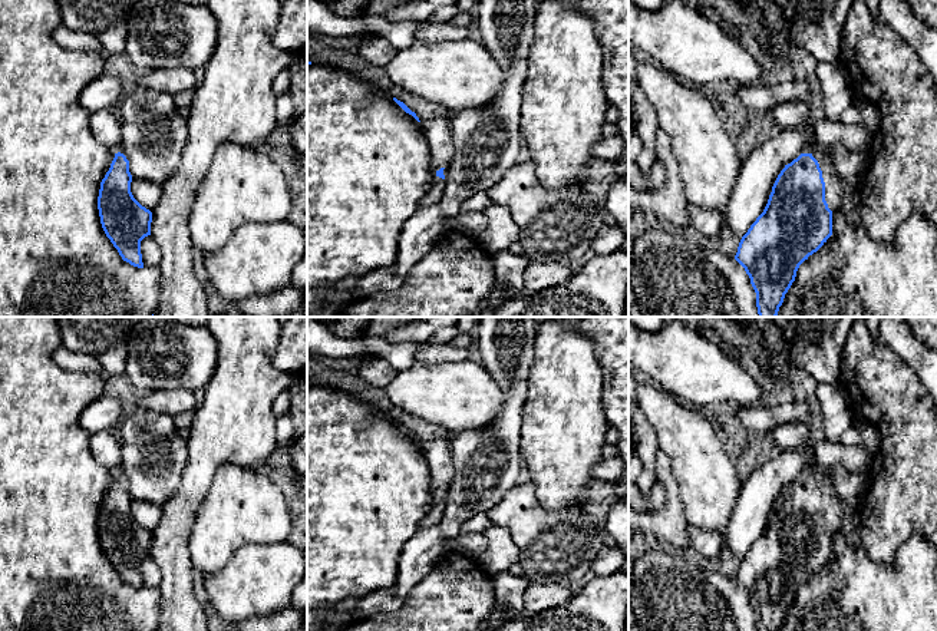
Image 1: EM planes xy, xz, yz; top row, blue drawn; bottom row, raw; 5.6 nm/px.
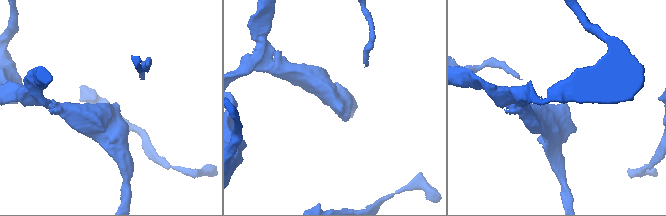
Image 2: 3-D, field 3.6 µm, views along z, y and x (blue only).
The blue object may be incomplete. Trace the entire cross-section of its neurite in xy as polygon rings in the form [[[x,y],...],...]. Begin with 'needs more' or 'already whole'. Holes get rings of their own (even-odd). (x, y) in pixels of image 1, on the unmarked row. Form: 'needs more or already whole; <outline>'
already whole; [[[118,473],[100,503],[98,531],[102,549],[122,581],[143,589],[141,562],[151,556],[152,533],[133,519],[131,503],[129,482]]]

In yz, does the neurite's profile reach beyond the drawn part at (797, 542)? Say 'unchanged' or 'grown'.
unchanged

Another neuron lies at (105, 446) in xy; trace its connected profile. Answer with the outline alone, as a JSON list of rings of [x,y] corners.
[[[103,430],[90,436],[90,452],[96,462],[112,472],[122,463],[121,443],[113,430]]]

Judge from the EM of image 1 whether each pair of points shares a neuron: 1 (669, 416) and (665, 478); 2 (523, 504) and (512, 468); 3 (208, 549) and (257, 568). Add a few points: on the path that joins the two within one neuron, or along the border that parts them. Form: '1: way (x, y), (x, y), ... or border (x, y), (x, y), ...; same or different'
1: border (659, 448), (666, 455), (670, 473), (679, 486); different
2: border (524, 476), (492, 506); different
3: border (260, 542), (244, 544), (220, 570), (203, 578); different

